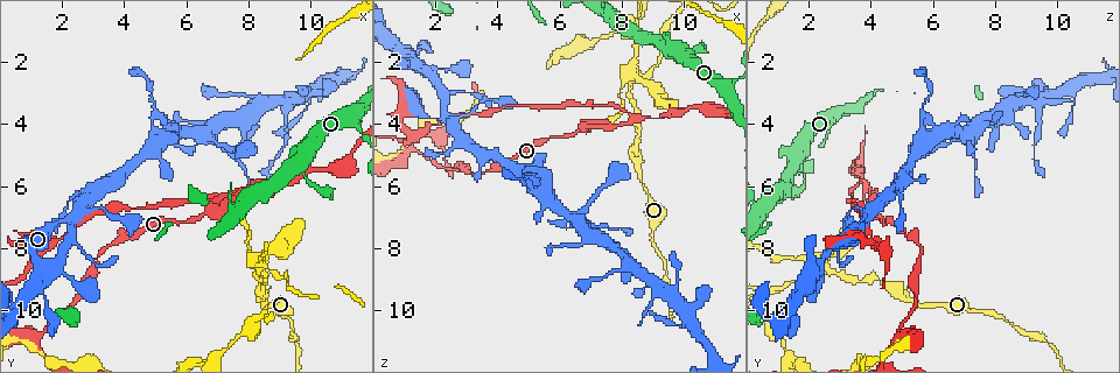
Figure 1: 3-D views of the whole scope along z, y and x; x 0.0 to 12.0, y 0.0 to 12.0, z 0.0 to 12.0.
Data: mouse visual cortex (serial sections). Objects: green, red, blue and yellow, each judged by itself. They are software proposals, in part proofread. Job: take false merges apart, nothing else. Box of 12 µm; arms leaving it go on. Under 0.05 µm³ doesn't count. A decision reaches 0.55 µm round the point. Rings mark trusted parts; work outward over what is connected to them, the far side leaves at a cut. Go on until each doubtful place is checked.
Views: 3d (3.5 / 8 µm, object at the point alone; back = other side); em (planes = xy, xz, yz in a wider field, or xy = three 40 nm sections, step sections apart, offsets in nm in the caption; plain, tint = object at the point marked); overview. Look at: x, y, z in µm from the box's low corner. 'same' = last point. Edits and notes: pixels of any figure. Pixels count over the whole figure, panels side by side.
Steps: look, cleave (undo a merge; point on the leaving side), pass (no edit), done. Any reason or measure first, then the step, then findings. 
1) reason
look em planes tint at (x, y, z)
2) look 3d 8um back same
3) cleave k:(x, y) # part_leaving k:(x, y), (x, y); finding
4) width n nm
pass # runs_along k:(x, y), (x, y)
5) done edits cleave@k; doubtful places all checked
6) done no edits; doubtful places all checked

abrupt turn
look 3d 3.5um at (8.4, 5.9, 3.8)

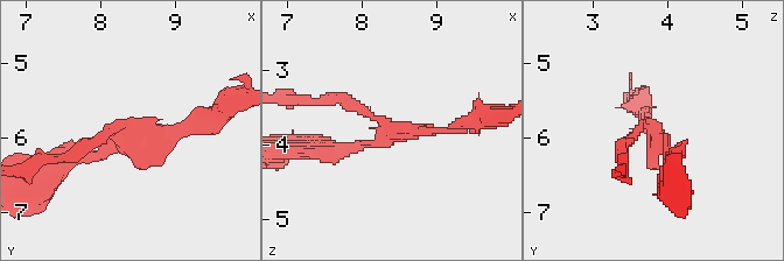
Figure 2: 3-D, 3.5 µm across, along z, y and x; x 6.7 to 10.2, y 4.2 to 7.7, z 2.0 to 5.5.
look em planes tint at (8.30, 5.95, 3.90)

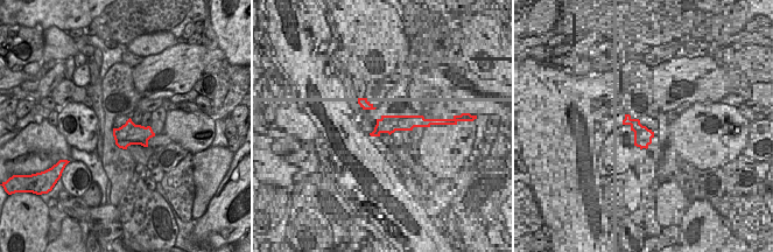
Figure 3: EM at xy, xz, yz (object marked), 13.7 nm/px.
cleave 2:(348, 101) # part_leaving 2:(383, 122), (343, 99), (293, 101); two cells meet here

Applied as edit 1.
look overview

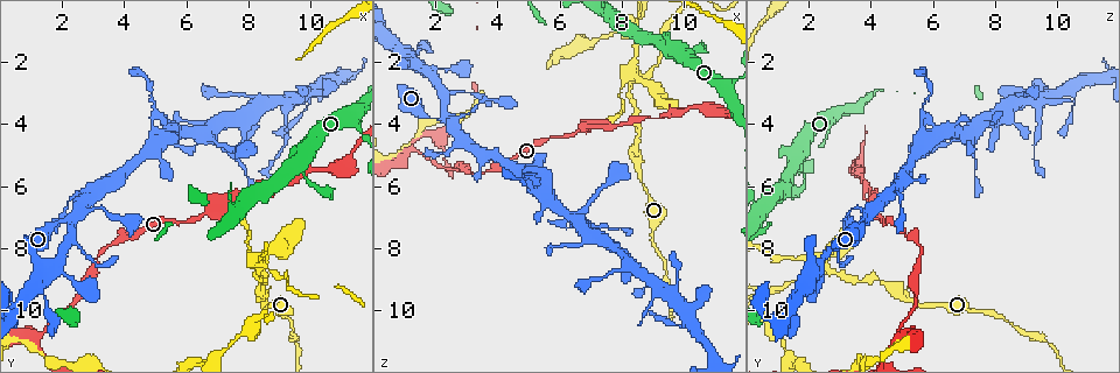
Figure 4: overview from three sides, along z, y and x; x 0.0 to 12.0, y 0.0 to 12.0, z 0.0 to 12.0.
look 3d 3.5um at (8.4, 8.5, 2.5)

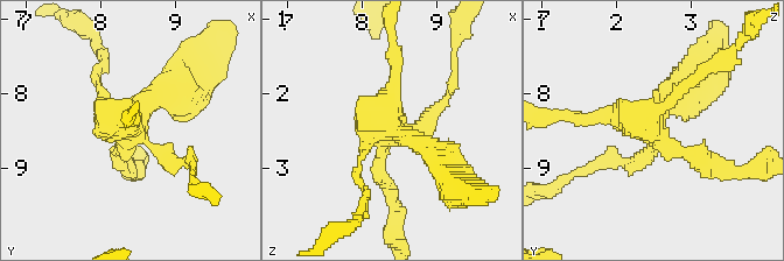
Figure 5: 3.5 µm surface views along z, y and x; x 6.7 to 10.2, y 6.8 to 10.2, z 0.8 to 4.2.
need the tissue
look em xy step 2 tint at (8.35, 8.55, 2.55)

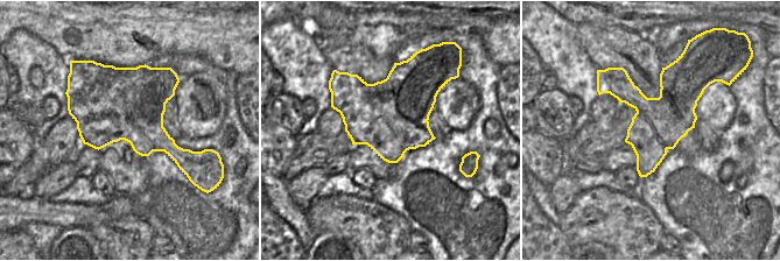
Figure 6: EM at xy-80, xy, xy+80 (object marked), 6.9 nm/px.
width 500 nm
cleave 5:(441, 106) # two cells meet here

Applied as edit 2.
small branch off a trunk
look 3d 3.5um at (2.1, 7.2, 3.8)

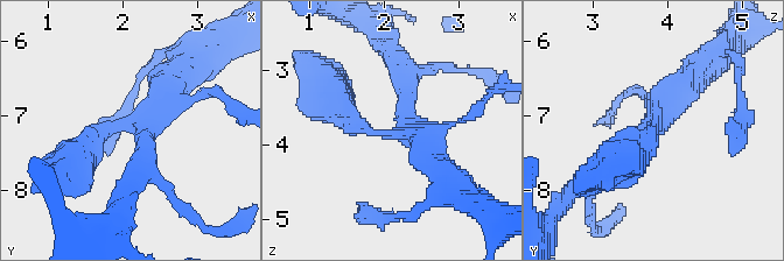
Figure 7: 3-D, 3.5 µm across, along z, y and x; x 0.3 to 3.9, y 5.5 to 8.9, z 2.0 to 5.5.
arms 4; arm_widths 150, 300, 350, 400 nm
look em xy step 1 tint at (2.15, 7.15, 3.90)

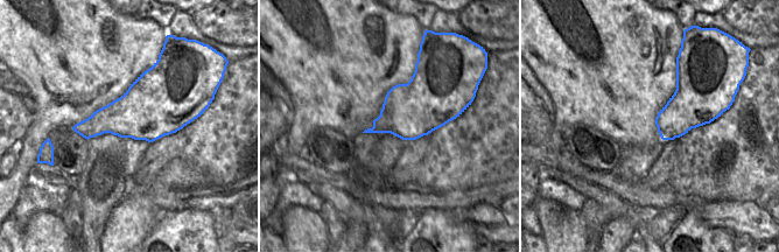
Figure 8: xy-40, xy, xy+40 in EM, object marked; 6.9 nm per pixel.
pass # runs_along 7:(79, 161), (180, 82); all the same cell

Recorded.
three-way junction
look 3d 8um at (1.3, 10.8, 4.9)

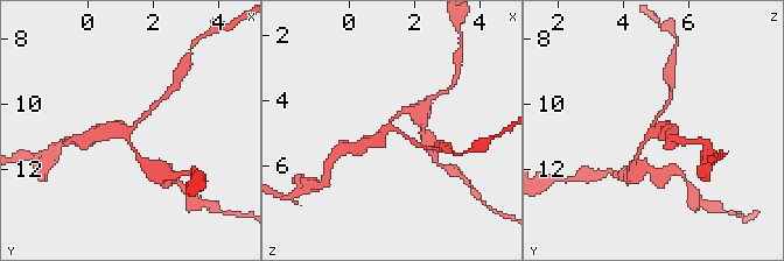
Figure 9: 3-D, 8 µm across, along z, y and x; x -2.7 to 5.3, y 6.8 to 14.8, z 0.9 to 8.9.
arms 3; arm_widths 150, 150, 300 nm; shape alone is not enough
look em xy step 5 tint at (1.3, 10.8, 4.9)

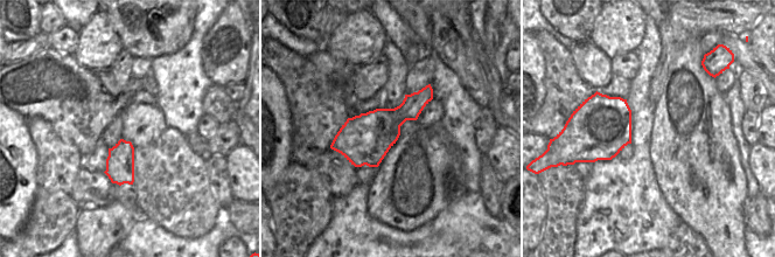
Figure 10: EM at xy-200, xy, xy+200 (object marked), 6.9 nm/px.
pass # runs_along 9:(154, 106), (131, 129), (102, 131); all the same cell

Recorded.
done edits cleave@2, cleave@5; doubtful places all checked

